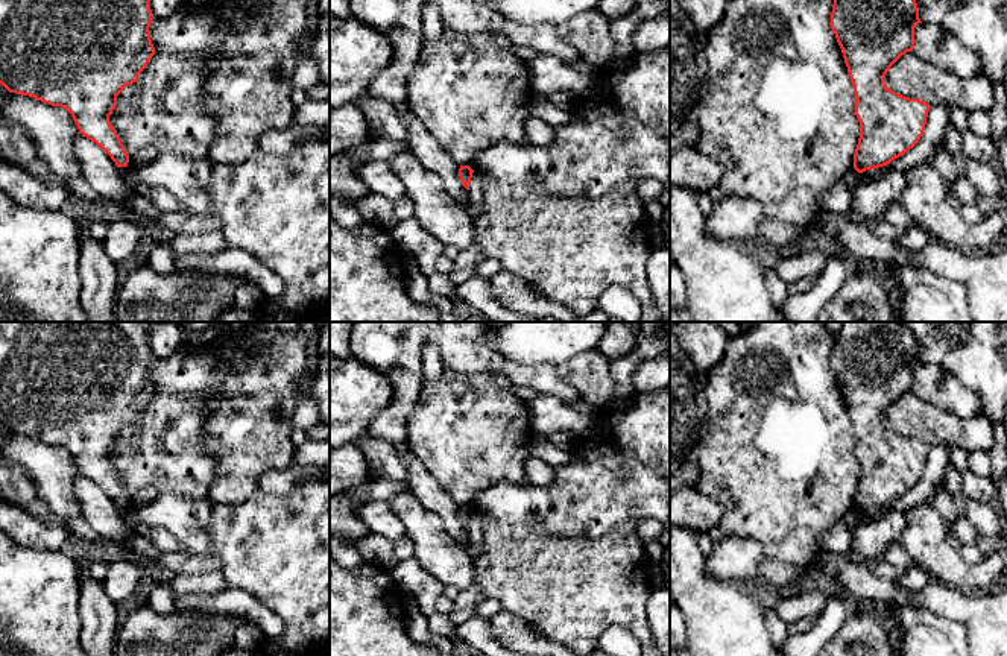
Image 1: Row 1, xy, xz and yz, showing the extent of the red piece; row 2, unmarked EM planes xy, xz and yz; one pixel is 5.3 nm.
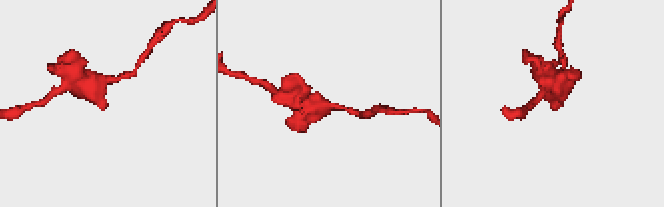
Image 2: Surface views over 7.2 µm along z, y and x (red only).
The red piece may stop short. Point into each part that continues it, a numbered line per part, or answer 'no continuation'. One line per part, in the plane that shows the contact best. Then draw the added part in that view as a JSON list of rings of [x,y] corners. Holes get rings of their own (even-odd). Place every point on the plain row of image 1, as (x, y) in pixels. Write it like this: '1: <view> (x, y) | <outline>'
no continuation

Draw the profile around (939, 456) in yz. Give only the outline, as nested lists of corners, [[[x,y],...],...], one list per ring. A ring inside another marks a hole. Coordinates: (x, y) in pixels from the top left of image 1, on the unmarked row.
[[[949,445],[930,446],[925,471],[919,483],[890,504],[858,513],[858,519],[866,521],[889,510],[904,512],[911,506],[927,501],[937,484],[943,480],[945,468],[951,460],[951,449],[952,446]]]

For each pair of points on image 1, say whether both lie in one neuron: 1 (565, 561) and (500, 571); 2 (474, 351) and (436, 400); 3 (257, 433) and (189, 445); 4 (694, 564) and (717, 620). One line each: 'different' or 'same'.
1: same
2: different
3: different
4: same

